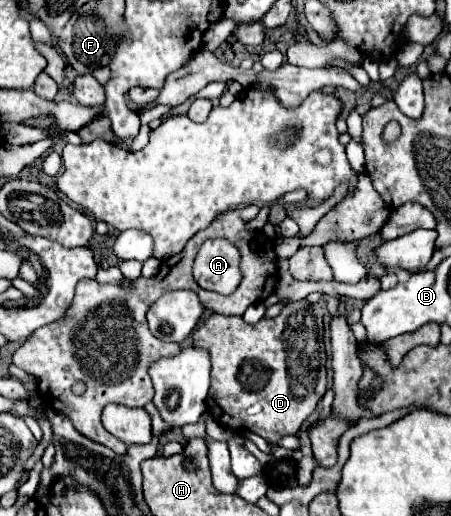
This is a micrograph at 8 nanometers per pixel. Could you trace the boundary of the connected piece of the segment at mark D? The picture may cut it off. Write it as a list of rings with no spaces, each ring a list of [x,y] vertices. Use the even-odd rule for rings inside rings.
[[[296,300],[296,302],[290,302],[282,308],[282,312],[276,316],[276,318],[262,318],[260,322],[256,324],[246,324],[242,320],[242,316],[222,316],[222,314],[210,314],[210,318],[192,334],[194,338],[194,344],[196,346],[204,346],[208,344],[210,348],[210,356],[212,356],[212,386],[210,386],[210,394],[208,394],[208,412],[210,416],[224,428],[230,428],[230,430],[250,430],[250,432],[256,432],[258,436],[266,438],[268,442],[278,442],[280,438],[288,436],[288,434],[296,434],[304,420],[316,410],[316,404],[322,400],[324,392],[328,390],[328,380],[326,380],[326,352],[324,352],[324,310],[320,304],[310,304],[308,300]]]

